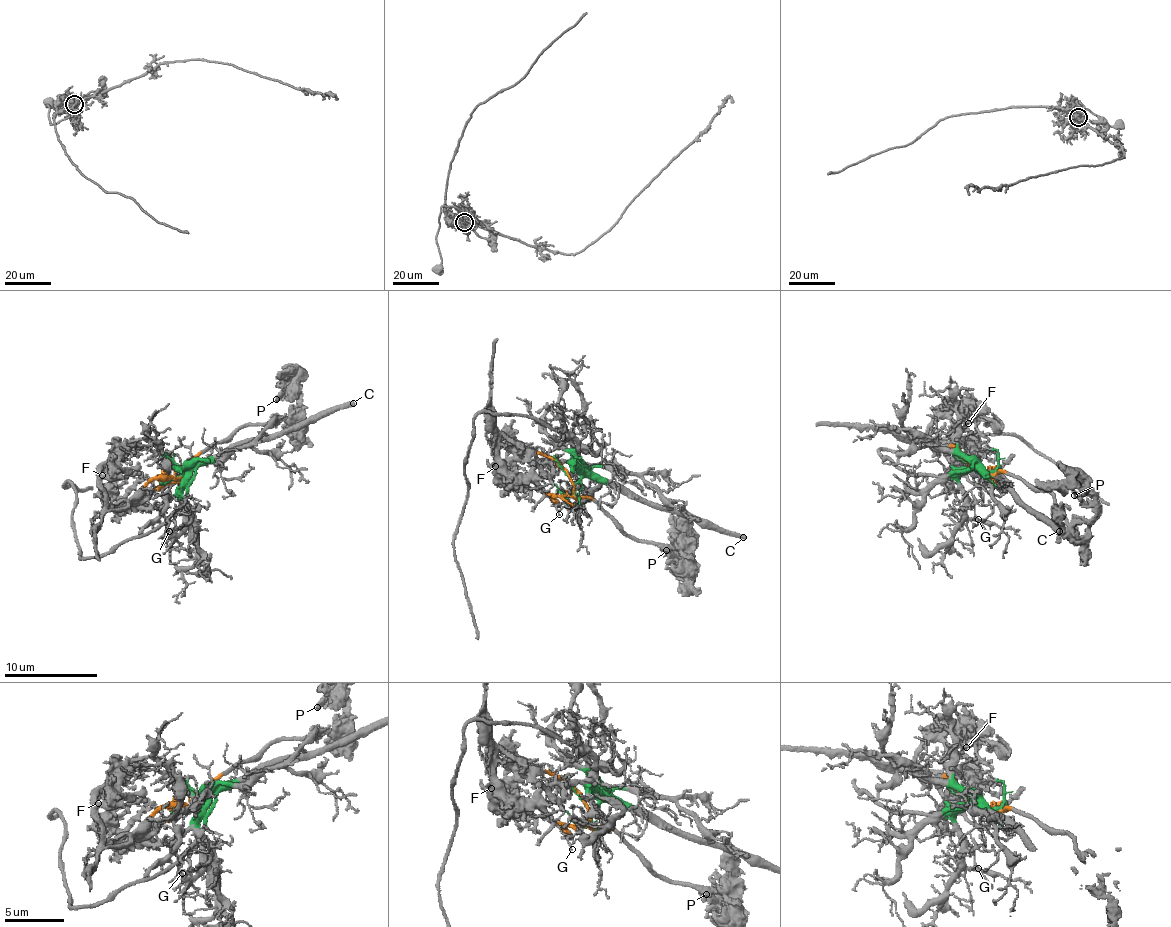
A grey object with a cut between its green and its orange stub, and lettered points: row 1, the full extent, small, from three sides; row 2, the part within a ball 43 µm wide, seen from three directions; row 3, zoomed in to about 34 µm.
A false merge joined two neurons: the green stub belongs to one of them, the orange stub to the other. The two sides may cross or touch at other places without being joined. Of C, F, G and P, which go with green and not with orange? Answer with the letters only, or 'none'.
C, G

